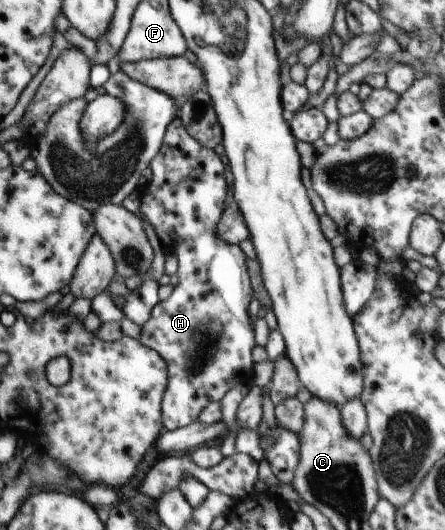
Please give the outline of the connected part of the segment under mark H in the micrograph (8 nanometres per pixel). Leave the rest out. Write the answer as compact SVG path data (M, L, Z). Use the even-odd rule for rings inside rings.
M179 116L168 125L166 129L162 146L159 153L150 161L149 176L143 183L141 203L138 214L143 220L147 220L158 234L160 241L160 250L164 254L175 254L178 262L177 275L178 285L173 288L169 298L163 301L158 301L158 304L152 309L150 318L146 321L142 328L142 335L139 341L144 343L144 346L149 346L156 350L158 354L166 361L168 371L168 382L163 399L161 402L161 419L164 423L165 430L173 431L180 427L188 426L190 423L199 420L200 413L214 401L221 401L228 390L238 386L238 384L246 380L246 376L253 378L254 365L256 359L252 357L252 350L257 346L255 341L254 324L248 315L248 306L255 298L254 291L249 277L248 267L246 264L247 256L240 248L240 245L233 245L224 242L217 233L217 226L220 222L222 213L226 208L224 200L226 200L226 178L224 177L224 164L218 156L218 153L213 149L204 148L195 138L192 138L188 131L184 128L183 122Z

